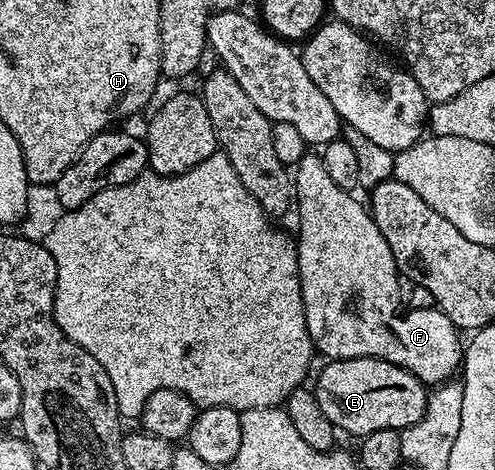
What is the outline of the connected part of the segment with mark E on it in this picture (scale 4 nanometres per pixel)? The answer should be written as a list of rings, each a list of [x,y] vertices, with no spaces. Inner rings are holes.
[[[339,358],[325,363],[327,366],[318,374],[318,383],[312,386],[315,400],[320,404],[320,412],[339,431],[346,434],[365,436],[381,430],[401,432],[406,426],[416,423],[422,416],[426,401],[427,389],[414,375],[396,364],[385,362],[382,358]]]

